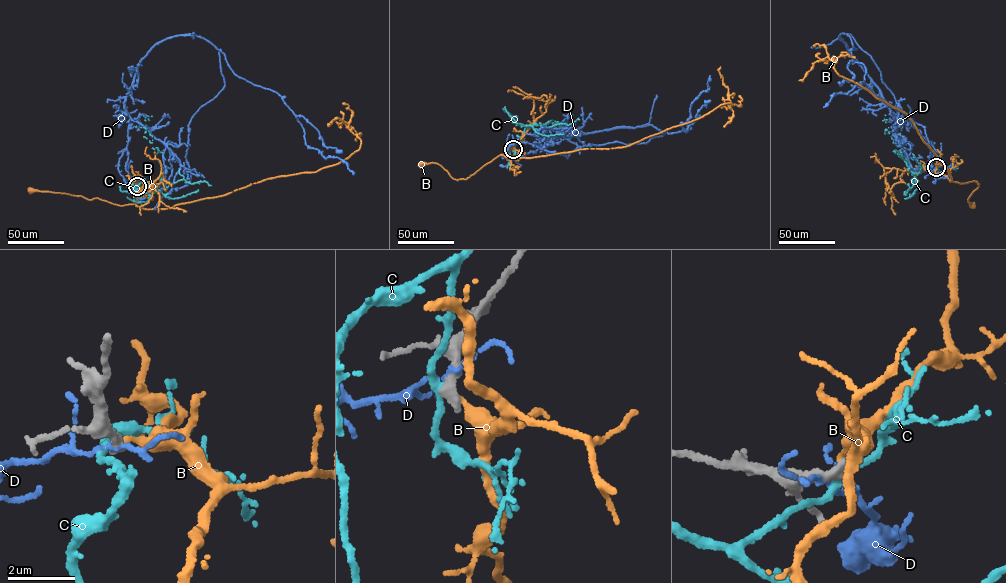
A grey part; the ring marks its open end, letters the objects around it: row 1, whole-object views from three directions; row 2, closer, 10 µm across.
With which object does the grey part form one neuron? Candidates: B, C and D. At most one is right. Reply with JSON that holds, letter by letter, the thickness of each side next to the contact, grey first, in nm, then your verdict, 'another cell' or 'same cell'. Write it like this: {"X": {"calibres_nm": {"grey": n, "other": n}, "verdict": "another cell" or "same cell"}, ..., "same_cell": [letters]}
{"B": {"calibres_nm": {"grey": 340, "other": 320}, "verdict": "another cell"}, "C": {"calibres_nm": {"grey": 380, "other": 200}, "verdict": "another cell"}, "D": {"calibres_nm": {"grey": 440, "other": 110}, "verdict": "another cell"}, "same_cell": []}

